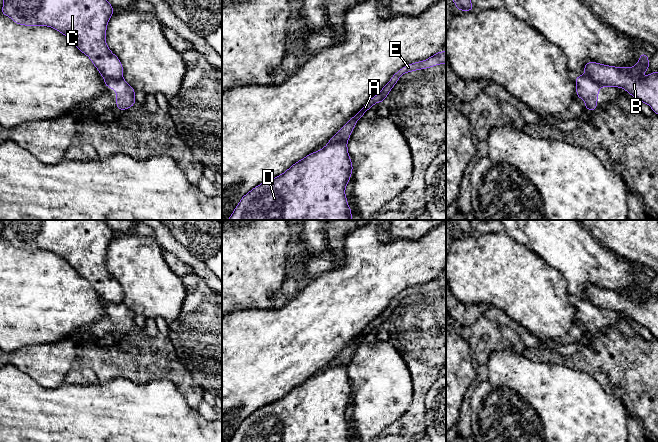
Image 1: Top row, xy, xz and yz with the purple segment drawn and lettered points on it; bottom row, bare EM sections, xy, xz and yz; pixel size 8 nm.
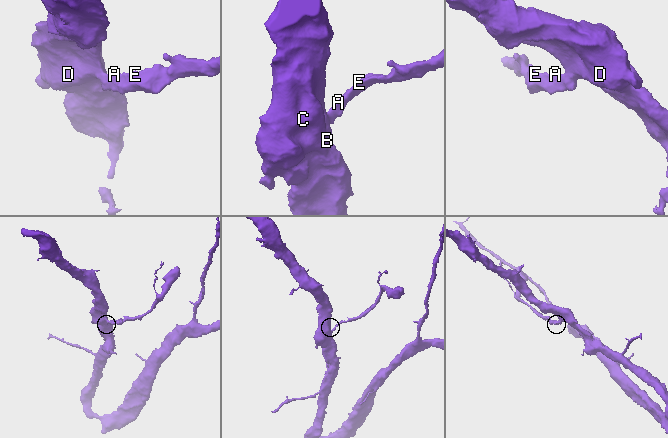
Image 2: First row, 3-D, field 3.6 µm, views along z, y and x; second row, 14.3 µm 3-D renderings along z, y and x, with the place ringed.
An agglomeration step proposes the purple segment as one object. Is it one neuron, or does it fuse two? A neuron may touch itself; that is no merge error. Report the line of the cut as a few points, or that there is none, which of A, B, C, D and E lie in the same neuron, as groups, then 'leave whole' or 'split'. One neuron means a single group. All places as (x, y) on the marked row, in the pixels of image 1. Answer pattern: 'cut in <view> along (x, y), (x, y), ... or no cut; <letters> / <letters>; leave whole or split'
cut in xz along (346, 142), (330, 141), (328, 143); A E / B C D; split

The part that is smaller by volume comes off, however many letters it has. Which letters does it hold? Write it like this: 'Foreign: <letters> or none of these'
Foreign: A, E

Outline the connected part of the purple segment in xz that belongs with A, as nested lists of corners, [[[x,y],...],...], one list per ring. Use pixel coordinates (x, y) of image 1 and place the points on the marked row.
[[[440,51],[426,60],[418,61],[415,63],[408,64],[397,71],[390,79],[390,81],[381,89],[381,91],[373,96],[362,108],[355,114],[329,141],[337,142],[344,141],[348,142],[350,135],[354,130],[356,122],[364,116],[365,112],[372,108],[372,106],[379,102],[384,102],[389,92],[392,90],[394,85],[398,82],[399,78],[408,72],[427,69],[439,64],[446,64],[446,51]]]

